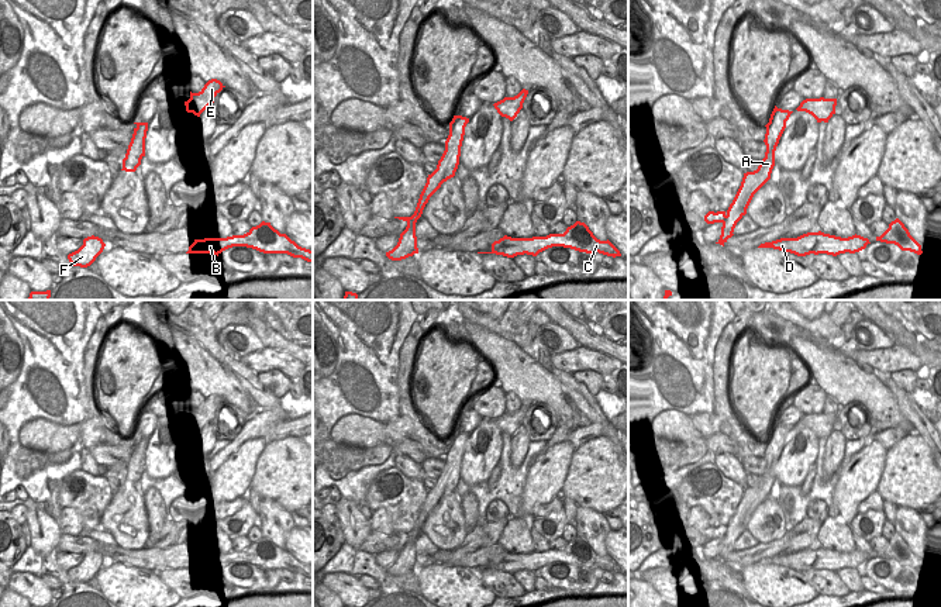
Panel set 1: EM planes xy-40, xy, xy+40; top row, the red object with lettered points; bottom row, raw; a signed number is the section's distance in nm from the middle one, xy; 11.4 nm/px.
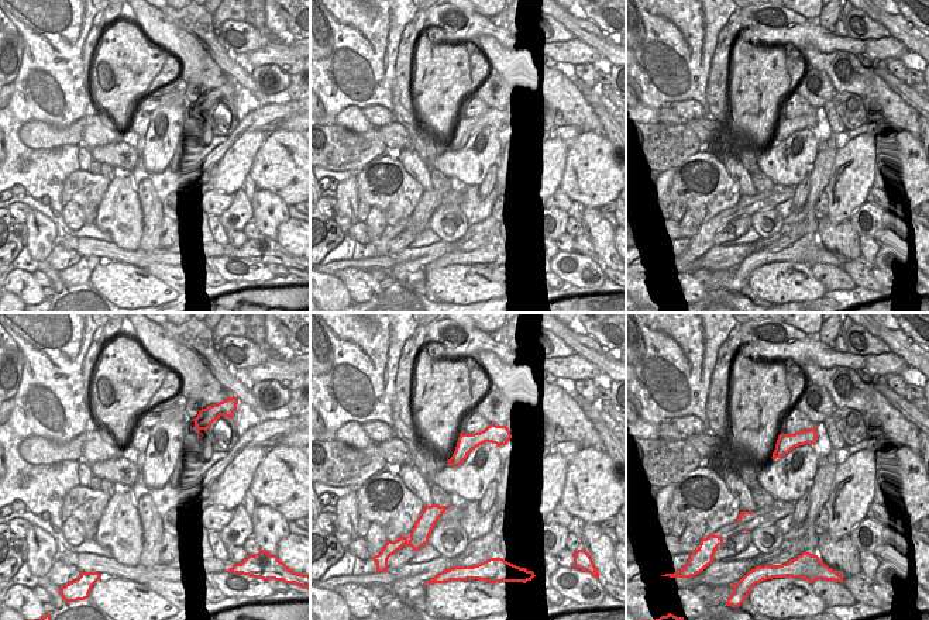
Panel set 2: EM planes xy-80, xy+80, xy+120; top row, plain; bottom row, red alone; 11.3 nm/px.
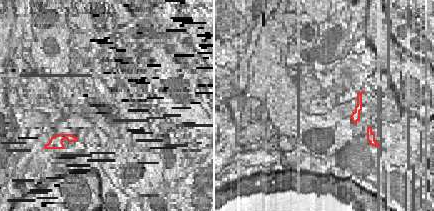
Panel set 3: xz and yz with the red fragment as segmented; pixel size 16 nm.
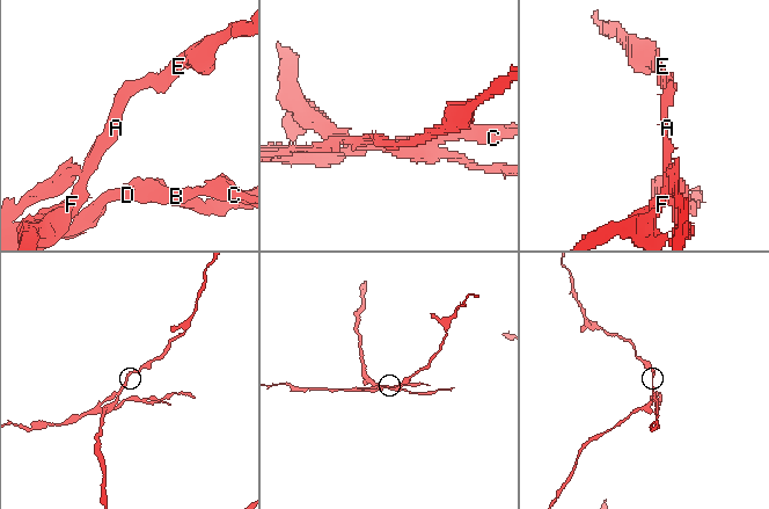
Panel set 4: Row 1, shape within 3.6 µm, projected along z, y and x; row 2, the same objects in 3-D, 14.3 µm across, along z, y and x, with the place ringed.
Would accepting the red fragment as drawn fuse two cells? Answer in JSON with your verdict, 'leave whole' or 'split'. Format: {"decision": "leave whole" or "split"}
{"decision": "split"}

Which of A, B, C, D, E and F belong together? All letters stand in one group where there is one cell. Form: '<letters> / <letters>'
A E F / B C D

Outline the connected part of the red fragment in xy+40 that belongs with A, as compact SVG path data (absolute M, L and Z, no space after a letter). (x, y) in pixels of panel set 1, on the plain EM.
M775 421L769 438L765 441L765 473L759 476L756 486L744 489L741 501L727 525L727 531L721 542L720 555L716 559L724 562L727 555L734 551L734 544L737 538L747 530L747 524L754 510L771 494L771 489L775 482L775 466L786 444L786 437L789 435L792 428L793 427L782 425Z

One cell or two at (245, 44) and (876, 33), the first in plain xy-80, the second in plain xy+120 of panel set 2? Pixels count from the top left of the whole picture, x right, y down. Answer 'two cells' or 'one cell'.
one cell

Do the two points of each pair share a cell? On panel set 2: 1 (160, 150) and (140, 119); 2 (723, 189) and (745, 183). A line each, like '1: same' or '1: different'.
1: different
2: different

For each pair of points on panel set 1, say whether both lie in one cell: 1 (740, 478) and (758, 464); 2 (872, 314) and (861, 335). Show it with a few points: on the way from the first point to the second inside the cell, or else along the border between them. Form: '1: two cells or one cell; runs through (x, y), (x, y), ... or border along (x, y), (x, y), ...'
1: two cells; border along (740, 464), (747, 472)
2: two cells; border along (865, 317), (885, 333)

